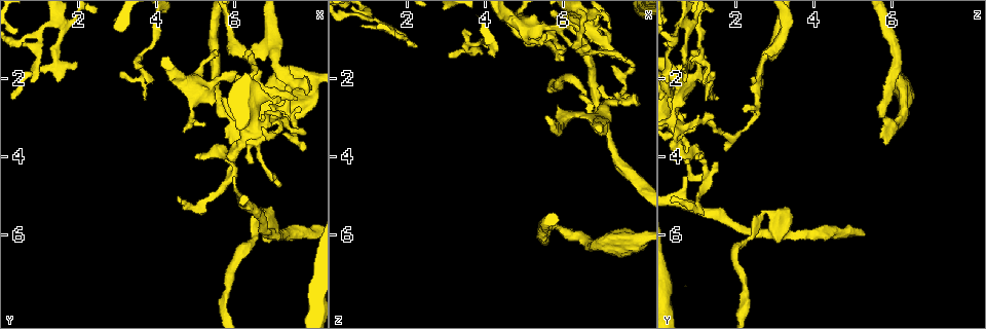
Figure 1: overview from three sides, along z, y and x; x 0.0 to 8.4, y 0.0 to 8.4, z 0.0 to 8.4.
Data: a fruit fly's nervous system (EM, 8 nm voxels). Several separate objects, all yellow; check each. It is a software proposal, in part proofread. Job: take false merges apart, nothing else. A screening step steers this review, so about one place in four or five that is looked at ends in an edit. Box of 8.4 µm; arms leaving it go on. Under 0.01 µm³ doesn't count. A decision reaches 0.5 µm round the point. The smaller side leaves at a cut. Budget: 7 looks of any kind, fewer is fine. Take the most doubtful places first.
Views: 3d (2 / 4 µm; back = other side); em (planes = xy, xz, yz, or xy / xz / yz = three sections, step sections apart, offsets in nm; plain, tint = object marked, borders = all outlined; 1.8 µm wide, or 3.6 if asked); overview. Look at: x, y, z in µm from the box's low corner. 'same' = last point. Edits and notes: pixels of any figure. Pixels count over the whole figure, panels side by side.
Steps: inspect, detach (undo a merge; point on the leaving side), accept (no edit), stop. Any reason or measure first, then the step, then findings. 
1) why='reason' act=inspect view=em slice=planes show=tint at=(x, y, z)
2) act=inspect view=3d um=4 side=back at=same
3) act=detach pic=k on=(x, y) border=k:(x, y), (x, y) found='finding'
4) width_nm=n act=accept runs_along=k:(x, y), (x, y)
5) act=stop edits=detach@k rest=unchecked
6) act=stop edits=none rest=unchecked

why='arms part here' act=inspect view=3d um=2 at=(6.05, 3.20, 5.95)

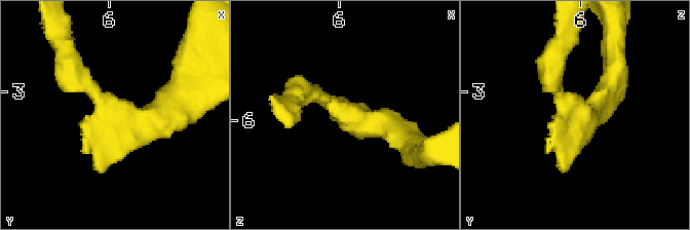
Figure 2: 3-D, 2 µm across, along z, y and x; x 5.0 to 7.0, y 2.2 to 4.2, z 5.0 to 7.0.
act=inspect view=em slice=planes show=tint at=(6.08, 3.20, 5.92)

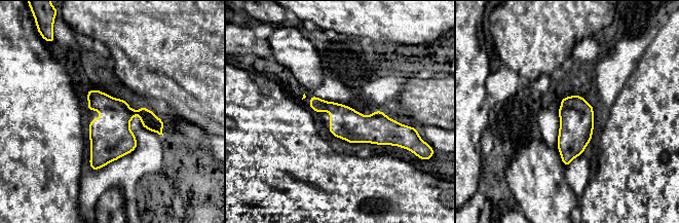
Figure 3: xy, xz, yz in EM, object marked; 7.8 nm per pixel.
act=accept runs_along=3:(312, 98), (352, 126), (401, 126) found='all the same neuron'

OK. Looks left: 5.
why='arms run side by side' act=inspect view=em slice=planes show=tint at=(6.95, 5.95, 3.10)

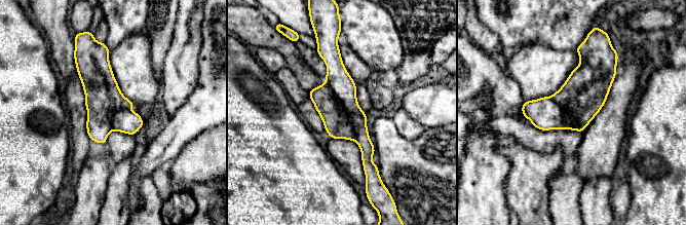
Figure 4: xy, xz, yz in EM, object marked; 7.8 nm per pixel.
width_nm=320 act=detach pic=4 on=(338, 124) border=4:(326, 81), (346, 111), (355, 140) found='a second neuron is stuck on'

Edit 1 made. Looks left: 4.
why='redraw' act=inspect view=overview

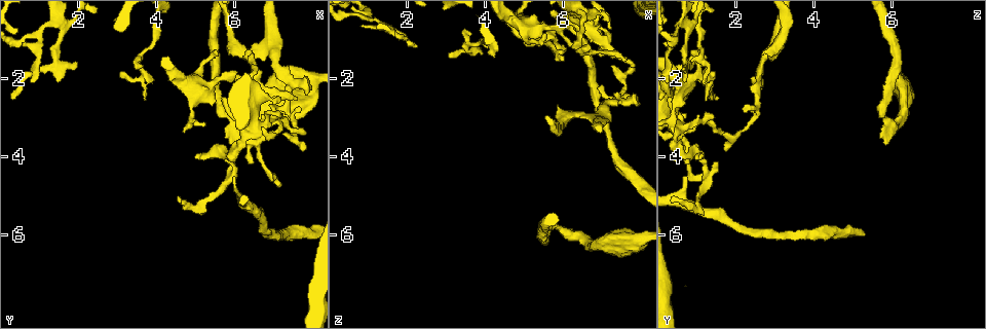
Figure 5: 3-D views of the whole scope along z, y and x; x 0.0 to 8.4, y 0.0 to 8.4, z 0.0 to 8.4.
why='branch point' act=inspect view=em slice=planes show=tint at=(7.50, 2.15, 2.55)

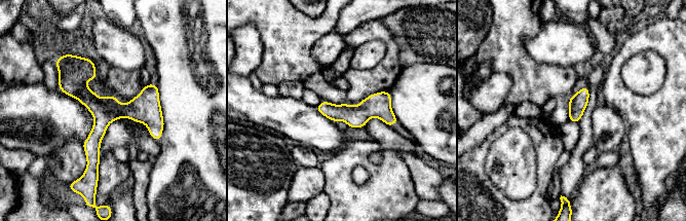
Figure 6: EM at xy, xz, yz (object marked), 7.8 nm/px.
act=accept runs_along=6:(75, 59), (99, 109), (90, 164) found='continuous, no second neuron'

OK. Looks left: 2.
act=stop edits=detach@4 rest=unchecked

